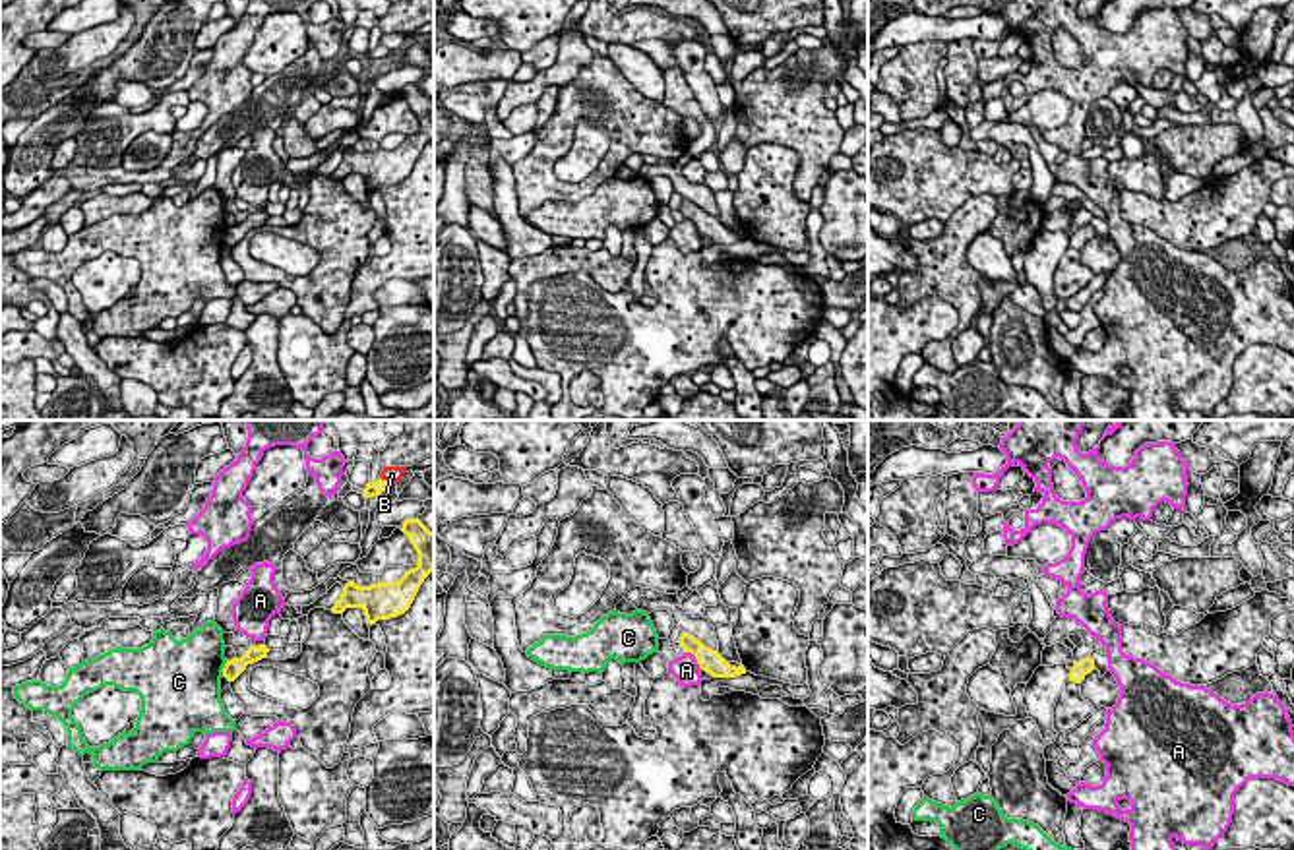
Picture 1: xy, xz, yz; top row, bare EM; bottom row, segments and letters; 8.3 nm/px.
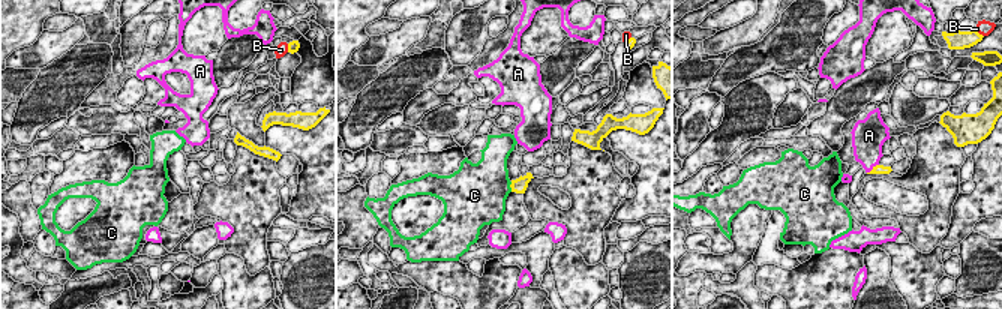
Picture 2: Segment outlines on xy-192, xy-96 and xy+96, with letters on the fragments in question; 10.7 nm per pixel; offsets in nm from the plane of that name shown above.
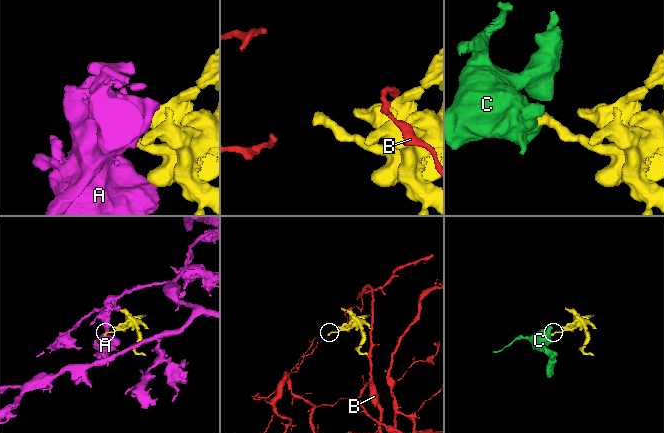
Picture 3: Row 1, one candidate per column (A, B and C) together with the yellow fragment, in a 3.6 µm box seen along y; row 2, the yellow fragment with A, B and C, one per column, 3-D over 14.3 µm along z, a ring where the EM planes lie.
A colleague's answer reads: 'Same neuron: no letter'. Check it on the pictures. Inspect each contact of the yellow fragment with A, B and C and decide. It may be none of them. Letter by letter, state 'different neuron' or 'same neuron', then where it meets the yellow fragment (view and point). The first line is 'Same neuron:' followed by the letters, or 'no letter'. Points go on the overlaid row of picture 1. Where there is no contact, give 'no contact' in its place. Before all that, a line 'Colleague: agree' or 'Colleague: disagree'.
Colleague: agree
Same neuron: no letter
A: different neuron; contact xz (696, 659)
B: different neuron; contact xy (386, 481)
C: different neuron; contact xy (223, 668)

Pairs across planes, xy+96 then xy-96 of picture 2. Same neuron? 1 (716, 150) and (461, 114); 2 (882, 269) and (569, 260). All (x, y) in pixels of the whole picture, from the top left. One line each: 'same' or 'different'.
1: different
2: different

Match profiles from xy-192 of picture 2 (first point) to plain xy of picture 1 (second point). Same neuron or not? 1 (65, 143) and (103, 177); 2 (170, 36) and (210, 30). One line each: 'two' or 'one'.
1: one
2: two

